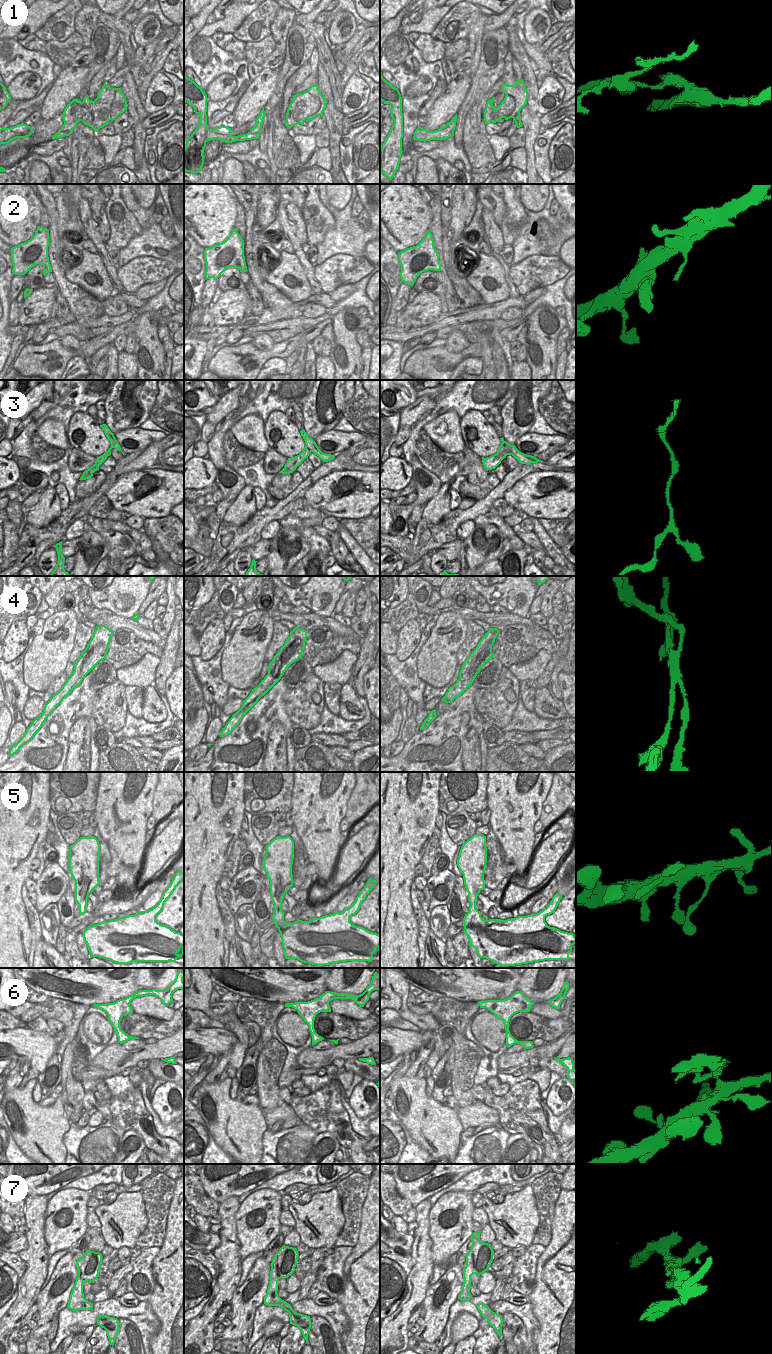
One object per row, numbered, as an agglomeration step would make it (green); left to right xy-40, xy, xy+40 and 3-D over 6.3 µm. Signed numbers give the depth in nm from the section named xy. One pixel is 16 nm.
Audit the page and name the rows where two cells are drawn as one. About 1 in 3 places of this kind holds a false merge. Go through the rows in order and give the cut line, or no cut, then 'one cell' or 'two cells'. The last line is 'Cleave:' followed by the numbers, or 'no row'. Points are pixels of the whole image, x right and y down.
1: cut in xy-40 along (116, 88), (114, 99), (110, 103), (110, 119); two cells
2: no cut; one cell
3: cut in xy+40 along (502, 442), (504, 445), (504, 456), (502, 458); two cells
4: cut in xy along (292, 631), (297, 638), (282, 654), (275, 667), (268, 673); two cells
5: no cut; one cell
6: no cut; one cell
7: no cut; one cell
Cleave: 1, 3, 4

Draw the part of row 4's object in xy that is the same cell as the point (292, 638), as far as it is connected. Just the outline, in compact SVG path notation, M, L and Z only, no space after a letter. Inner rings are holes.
M290 632L290 636L286 639L284 645L279 649L279 651L276 653L276 655L274 656L274 658L272 659L272 661L269 663L269 667L268 667L268 673L272 672L275 669L275 666L277 665L277 663L280 660L280 657L282 656L282 654L286 651L286 649L288 647L290 647L296 640L298 639L298 637L293 633Z

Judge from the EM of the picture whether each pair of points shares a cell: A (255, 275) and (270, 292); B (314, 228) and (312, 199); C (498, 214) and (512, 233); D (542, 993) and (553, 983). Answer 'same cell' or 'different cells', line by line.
A: same cell
B: same cell
C: different cells
D: same cell

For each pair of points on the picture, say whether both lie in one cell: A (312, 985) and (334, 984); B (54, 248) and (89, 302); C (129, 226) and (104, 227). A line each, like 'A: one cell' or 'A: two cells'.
A: two cells
B: one cell
C: two cells

